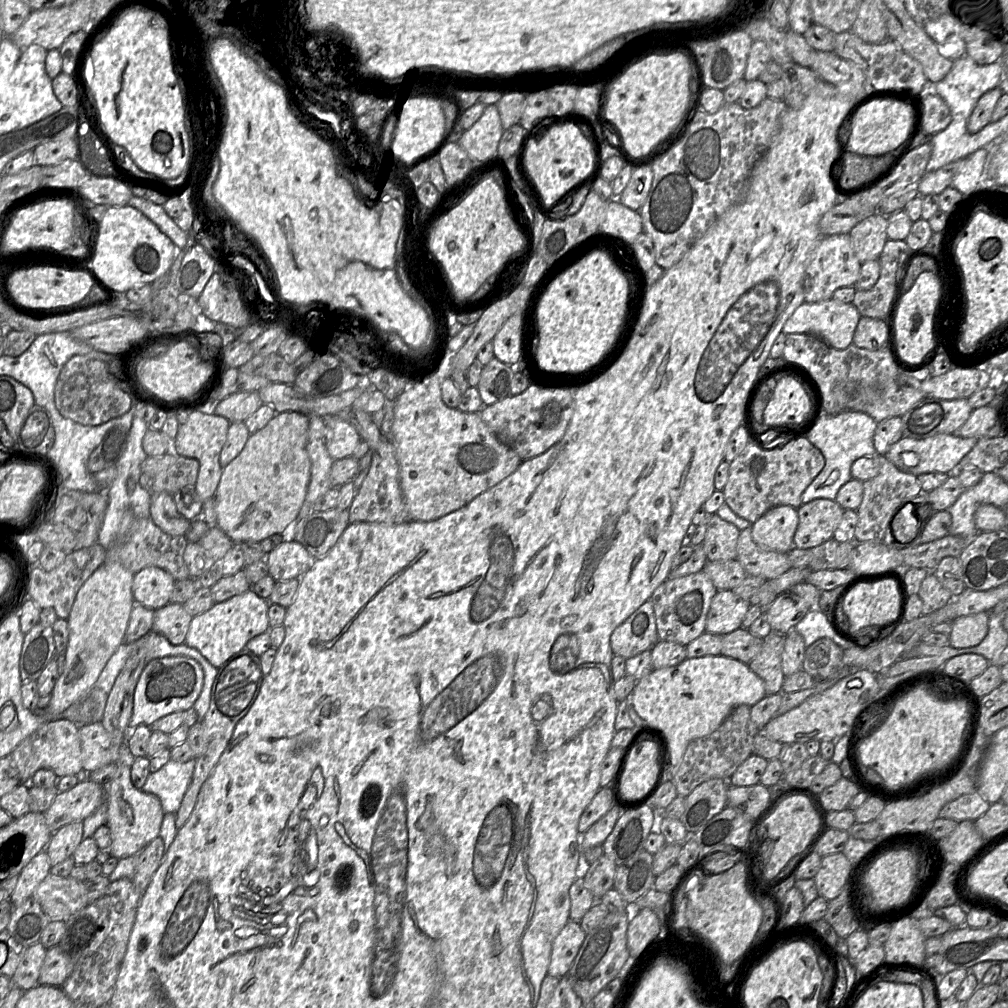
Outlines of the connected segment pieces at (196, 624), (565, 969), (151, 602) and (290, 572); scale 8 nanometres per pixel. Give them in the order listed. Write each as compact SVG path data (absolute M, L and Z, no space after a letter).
M251 589L224 602L215 603L206 612L194 616L184 644L196 649L215 668L245 648L254 637L268 632L268 600L258 597Z
M568 921L552 943L548 975L566 977L586 937L580 922Z
M146 567L134 574L132 592L135 604L157 610L169 603L176 580L164 570Z
M291 537L280 543L266 556L269 575L276 581L299 579L314 560L300 543Z

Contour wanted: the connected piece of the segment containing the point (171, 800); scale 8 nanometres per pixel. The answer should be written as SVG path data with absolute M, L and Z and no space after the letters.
M170 759L158 771L149 774L142 790L160 800L164 813L175 814L191 784L195 764L196 759L185 763Z

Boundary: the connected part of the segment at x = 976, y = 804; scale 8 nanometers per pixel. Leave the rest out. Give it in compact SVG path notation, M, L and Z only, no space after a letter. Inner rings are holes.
M978 791L965 794L945 804L939 812L938 818L953 819L958 822L964 820L976 821L990 808Z

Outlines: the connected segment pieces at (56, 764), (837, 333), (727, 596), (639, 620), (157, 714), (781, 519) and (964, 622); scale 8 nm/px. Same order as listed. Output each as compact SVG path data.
M60 718L48 721L23 740L10 754L10 760L18 771L22 783L29 784L35 772L41 768L51 769L58 778L68 775L77 775L82 769L82 747L79 727L68 719Z
M833 298L815 303L804 302L785 322L782 333L815 335L835 349L845 349L853 344L861 317L853 303Z
M719 590L706 618L705 632L725 636L742 628L750 604L731 590Z
M650 599L620 624L610 637L614 655L626 660L646 650L651 651L658 641L654 607Z
M168 656L146 663L135 688L130 730L139 726L150 727L171 713L193 708L203 687L203 670L193 659Z
M773 507L752 523L752 539L763 549L788 554L794 548L798 520L796 508Z
M989 612L959 617L952 622L949 645L957 649L975 647L986 637L988 626Z

